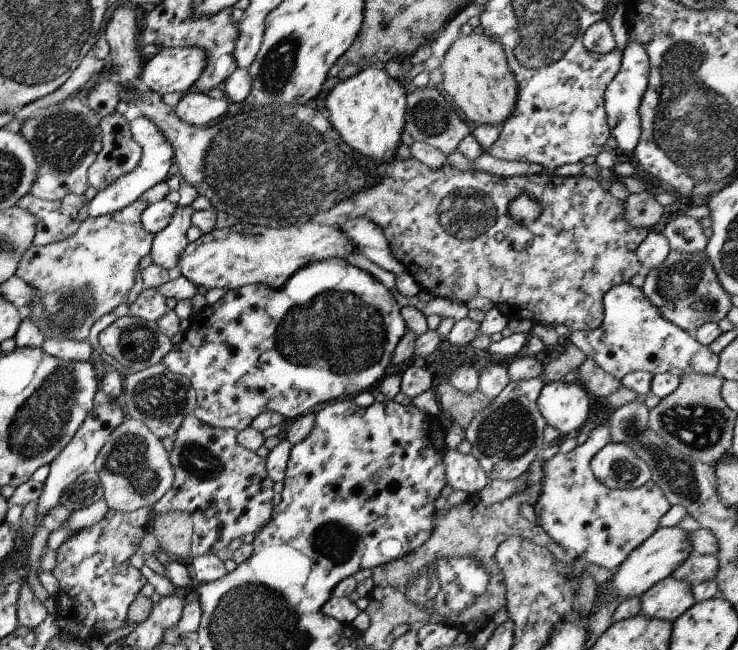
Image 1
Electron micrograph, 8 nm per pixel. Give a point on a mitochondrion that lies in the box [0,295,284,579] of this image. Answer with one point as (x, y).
(43, 420)

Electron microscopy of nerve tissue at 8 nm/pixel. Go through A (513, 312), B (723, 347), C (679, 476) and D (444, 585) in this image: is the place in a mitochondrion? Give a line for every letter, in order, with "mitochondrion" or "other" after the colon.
A: other
B: other
C: mitochondrion
D: mitochondrion

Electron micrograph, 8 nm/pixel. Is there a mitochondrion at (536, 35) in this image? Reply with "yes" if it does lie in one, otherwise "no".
yes

